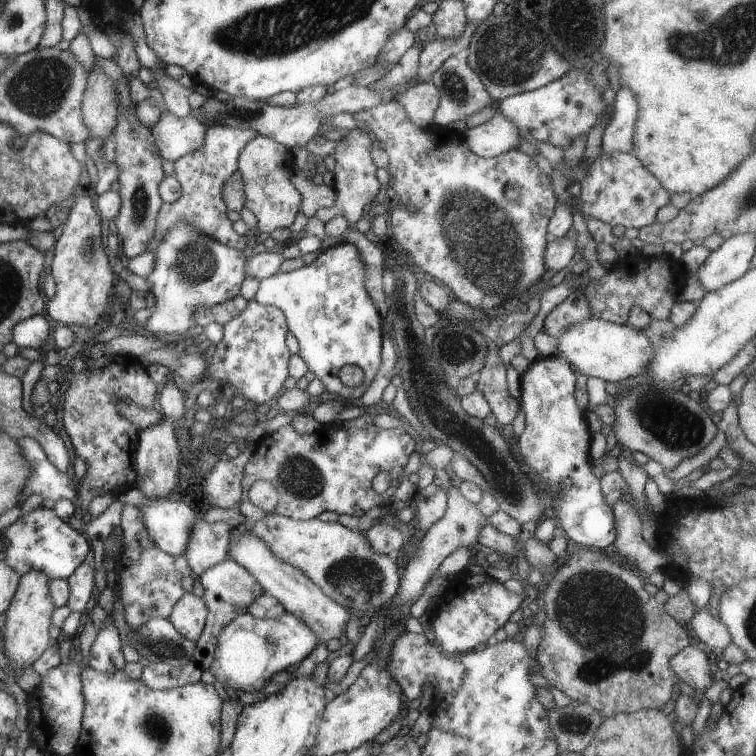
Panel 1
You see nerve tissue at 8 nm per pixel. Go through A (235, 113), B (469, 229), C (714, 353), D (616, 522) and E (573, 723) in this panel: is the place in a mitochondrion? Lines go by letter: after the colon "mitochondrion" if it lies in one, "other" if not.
A: mitochondrion
B: mitochondrion
C: other
D: other
E: mitochondrion

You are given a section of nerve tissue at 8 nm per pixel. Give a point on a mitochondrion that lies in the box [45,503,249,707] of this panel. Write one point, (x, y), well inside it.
(168, 650)

